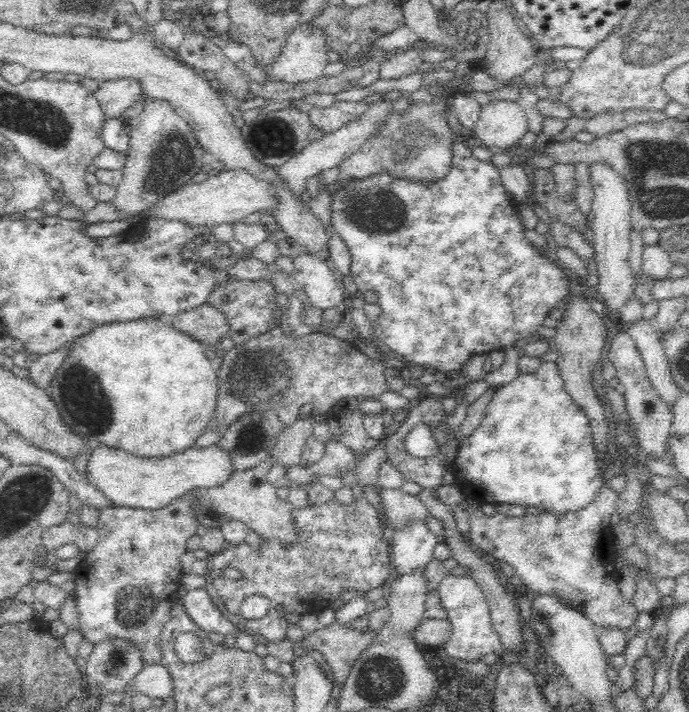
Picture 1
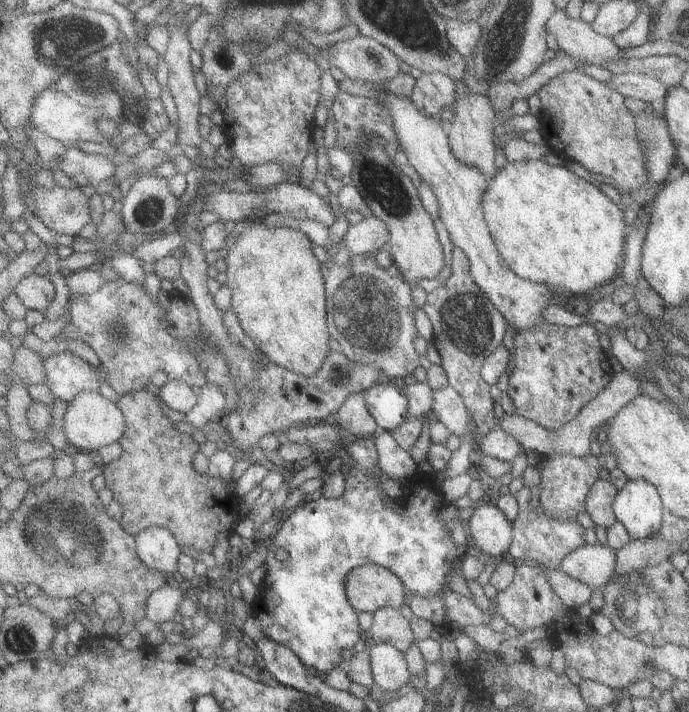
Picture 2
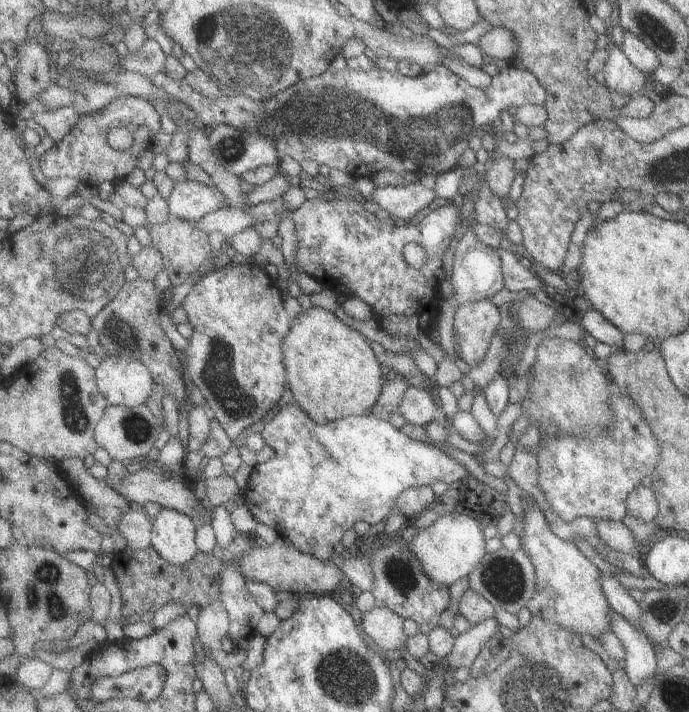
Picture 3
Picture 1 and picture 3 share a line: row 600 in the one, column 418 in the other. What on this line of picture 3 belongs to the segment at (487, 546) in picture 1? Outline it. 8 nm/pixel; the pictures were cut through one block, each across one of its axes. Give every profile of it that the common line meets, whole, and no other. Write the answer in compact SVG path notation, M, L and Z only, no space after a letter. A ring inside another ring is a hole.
M409 534L405 538L379 538L375 548L371 550L371 570L373 570L373 598L377 608L389 608L399 614L403 620L415 620L421 626L421 634L431 634L431 630L439 628L441 614L451 604L449 586L433 582L425 570L421 560L411 550Z

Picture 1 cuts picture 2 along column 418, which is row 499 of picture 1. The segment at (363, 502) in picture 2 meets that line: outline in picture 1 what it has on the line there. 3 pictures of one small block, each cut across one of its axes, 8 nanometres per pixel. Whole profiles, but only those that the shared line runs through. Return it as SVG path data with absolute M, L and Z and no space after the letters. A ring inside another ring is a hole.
M544 360L536 372L520 374L510 384L496 388L480 426L462 444L458 444L454 458L454 480L462 498L476 500L480 504L520 504L524 508L536 506L558 516L588 508L588 504L596 500L604 488L604 482L598 474L588 420L566 392L558 362Z

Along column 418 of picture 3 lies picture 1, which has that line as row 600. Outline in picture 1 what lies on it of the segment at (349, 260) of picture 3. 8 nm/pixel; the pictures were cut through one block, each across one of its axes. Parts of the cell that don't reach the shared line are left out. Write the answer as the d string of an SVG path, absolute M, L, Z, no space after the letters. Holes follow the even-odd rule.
M366 496L354 498L350 504L340 504L336 498L330 502L322 502L322 504L314 504L308 500L300 508L294 508L294 506L290 508L290 522L292 522L292 530L296 538L288 544L284 544L278 536L270 536L270 538L262 538L258 548L252 548L246 542L236 542L232 546L228 544L224 550L210 556L210 570L234 568L242 572L240 580L228 580L224 576L214 578L214 588L224 600L226 614L238 616L244 600L250 596L264 596L270 600L268 616L260 620L246 620L246 632L250 636L264 636L272 644L288 640L286 638L288 622L286 622L286 616L282 616L278 608L284 608L286 614L318 616L322 610L332 608L332 602L336 602L344 592L354 590L358 594L366 594L370 590L380 590L384 588L384 582L394 576L394 564L392 564L392 552L390 552L392 544L384 540L380 514L376 506L366 500Z

